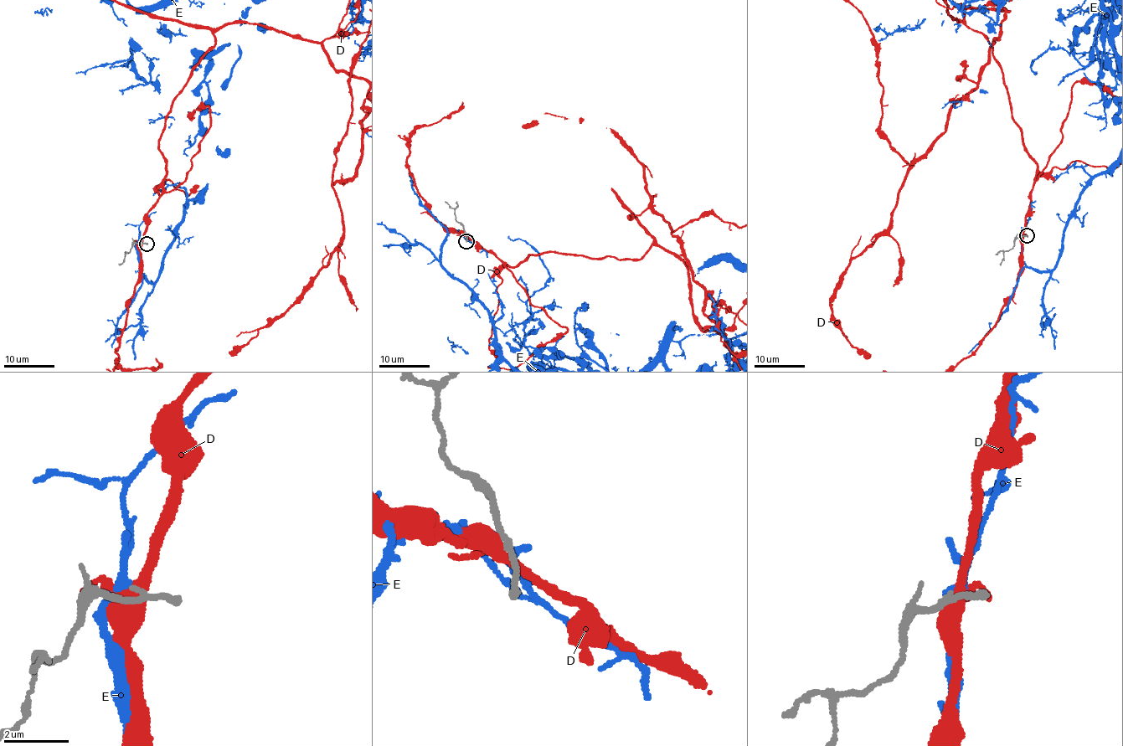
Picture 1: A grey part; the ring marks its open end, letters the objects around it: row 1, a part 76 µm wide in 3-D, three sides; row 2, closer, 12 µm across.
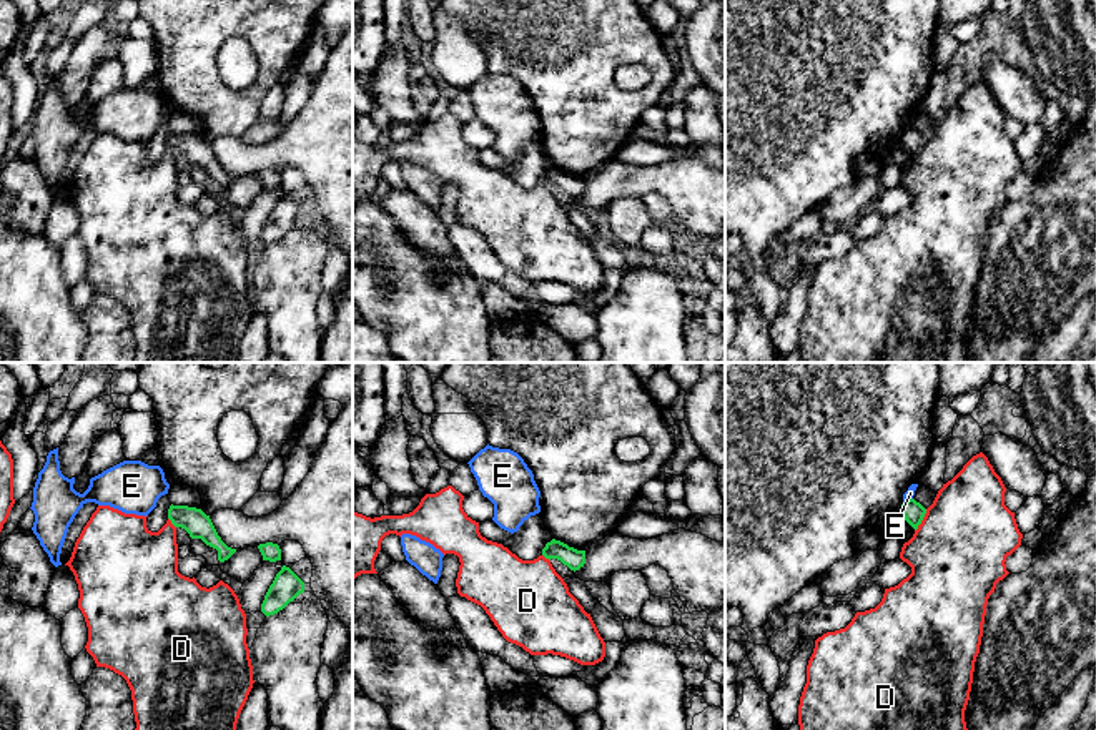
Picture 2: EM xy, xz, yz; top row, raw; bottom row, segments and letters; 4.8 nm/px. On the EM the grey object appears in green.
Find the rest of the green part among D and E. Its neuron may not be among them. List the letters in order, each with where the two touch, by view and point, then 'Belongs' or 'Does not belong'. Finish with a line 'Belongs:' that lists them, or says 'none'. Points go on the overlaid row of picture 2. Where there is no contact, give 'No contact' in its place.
D: Touches green at yz (922, 519). Does not belong
E: Touches green at yz (908, 499). Does not belong
Belongs: none

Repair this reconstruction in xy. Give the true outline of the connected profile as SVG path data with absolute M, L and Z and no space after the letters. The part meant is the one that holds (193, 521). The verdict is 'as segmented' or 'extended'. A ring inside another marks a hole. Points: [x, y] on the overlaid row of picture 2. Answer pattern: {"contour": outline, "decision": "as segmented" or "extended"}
{"contour": "M171 504L168 519L175 527L185 529L191 539L201 539L206 545L216 549L220 562L228 560L236 552L221 540L210 515L201 509Z", "decision": "as segmented"}

